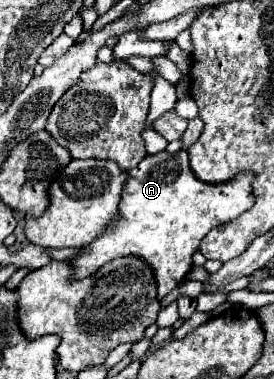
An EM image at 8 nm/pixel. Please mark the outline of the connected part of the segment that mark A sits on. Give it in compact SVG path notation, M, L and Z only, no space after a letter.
M179 150L177 154L159 152L145 156L127 172L127 182L119 202L119 218L105 228L105 234L89 242L89 246L79 248L79 254L69 260L73 266L73 280L95 274L103 264L115 258L137 256L153 270L157 282L157 300L161 300L189 274L193 266L191 256L199 250L201 238L213 226L231 222L253 206L255 198L251 194L251 184L253 174L249 172L233 178L231 182L215 186L197 180L191 172L189 154L185 150Z

